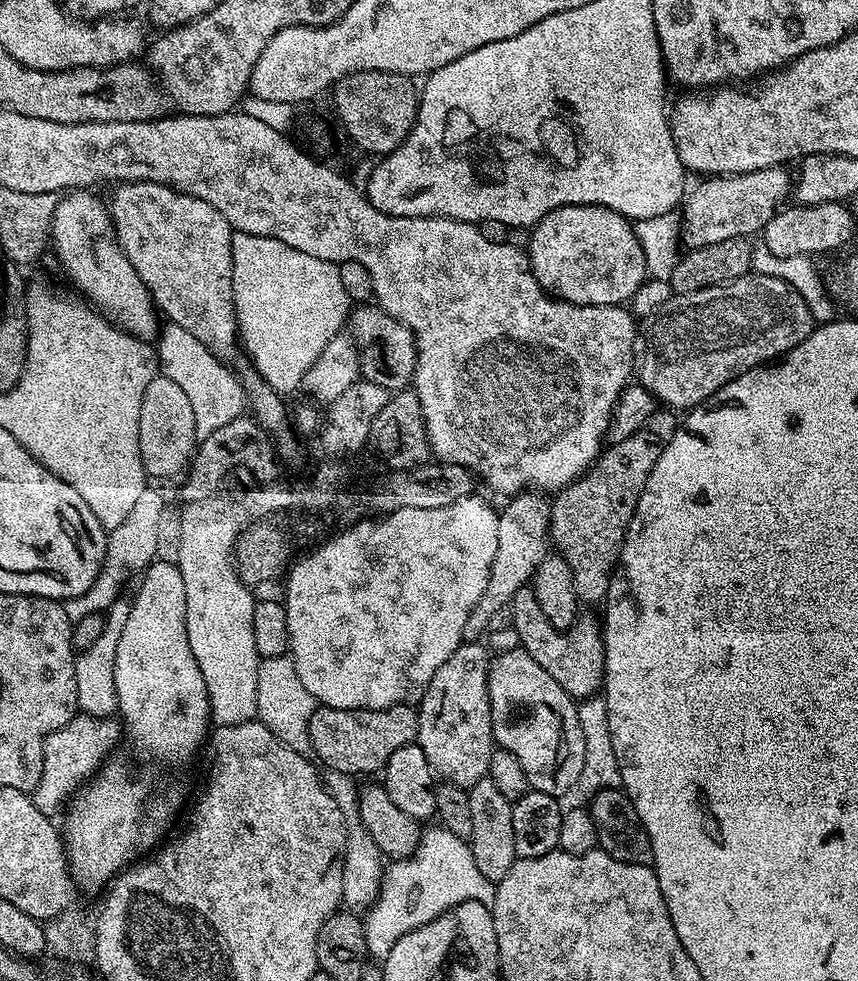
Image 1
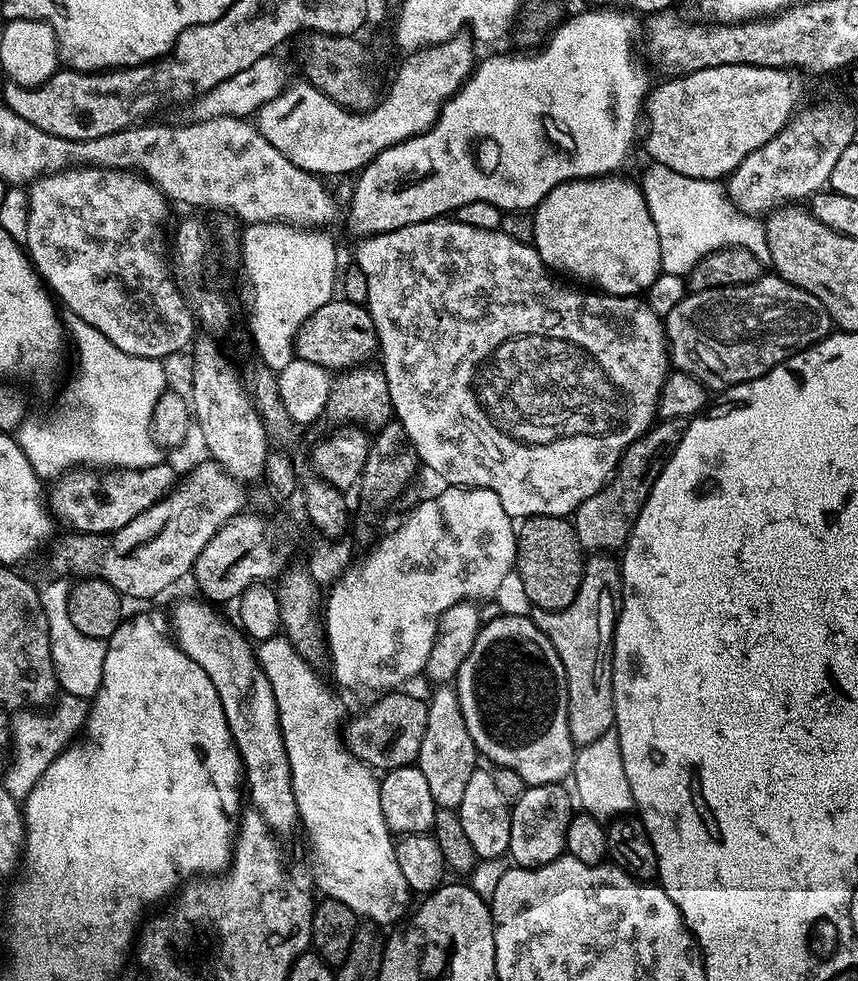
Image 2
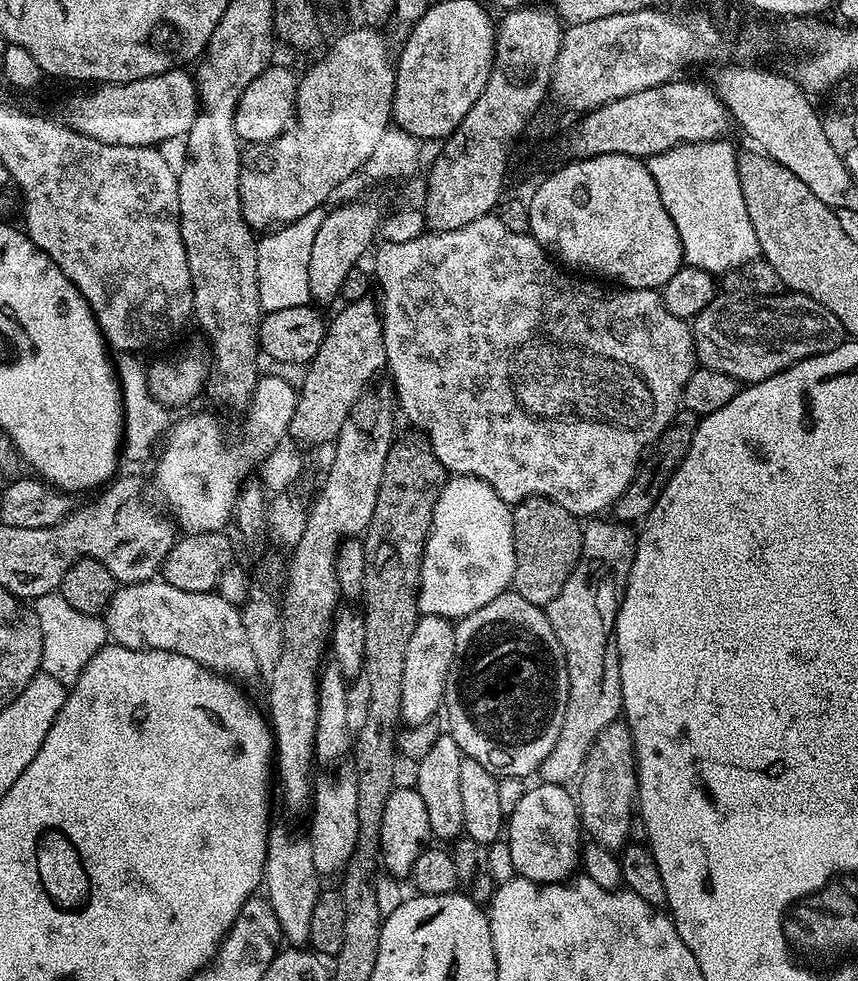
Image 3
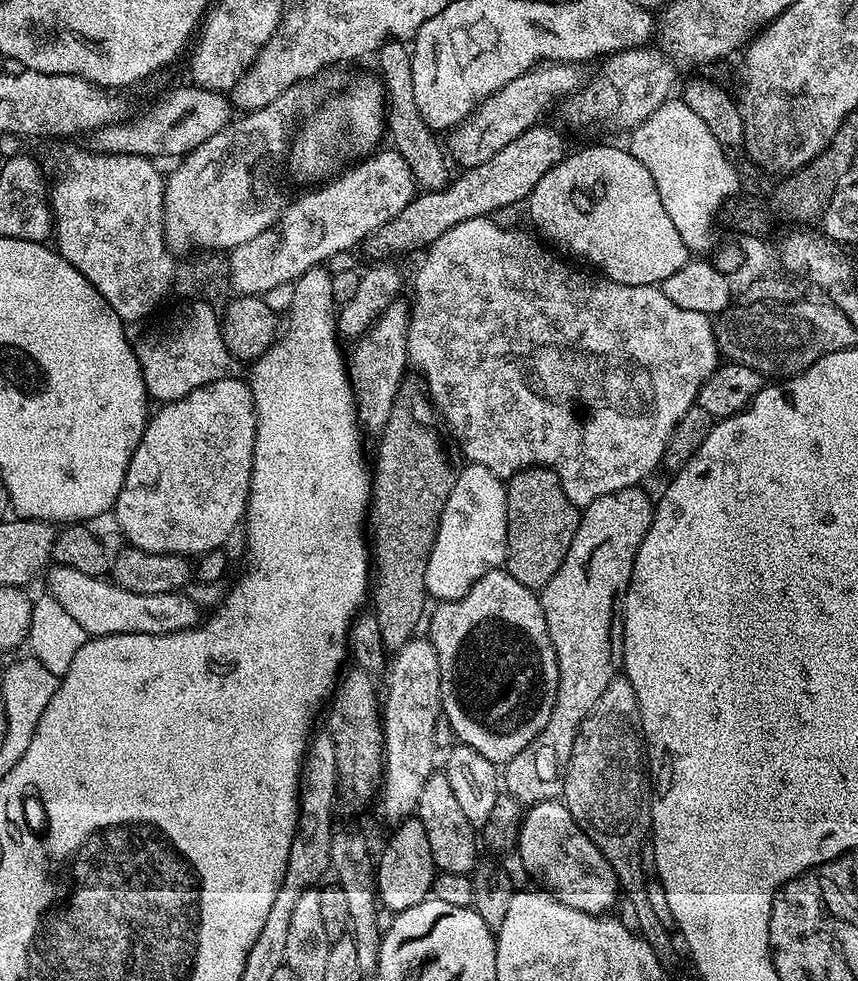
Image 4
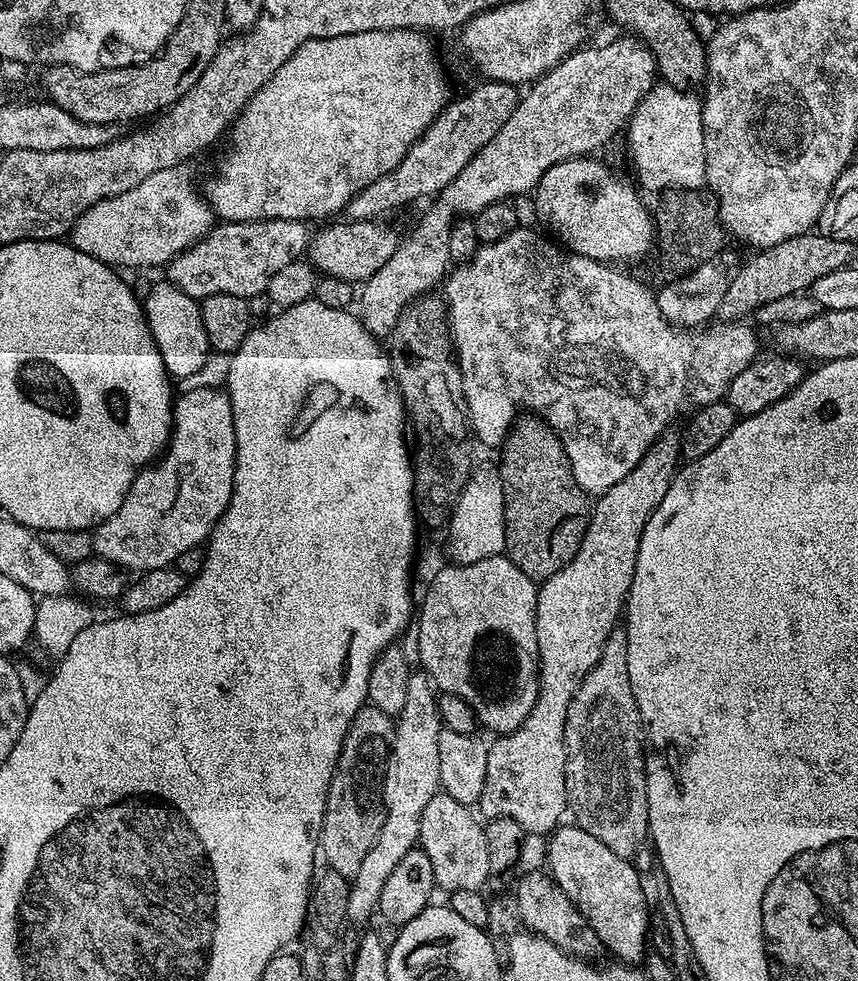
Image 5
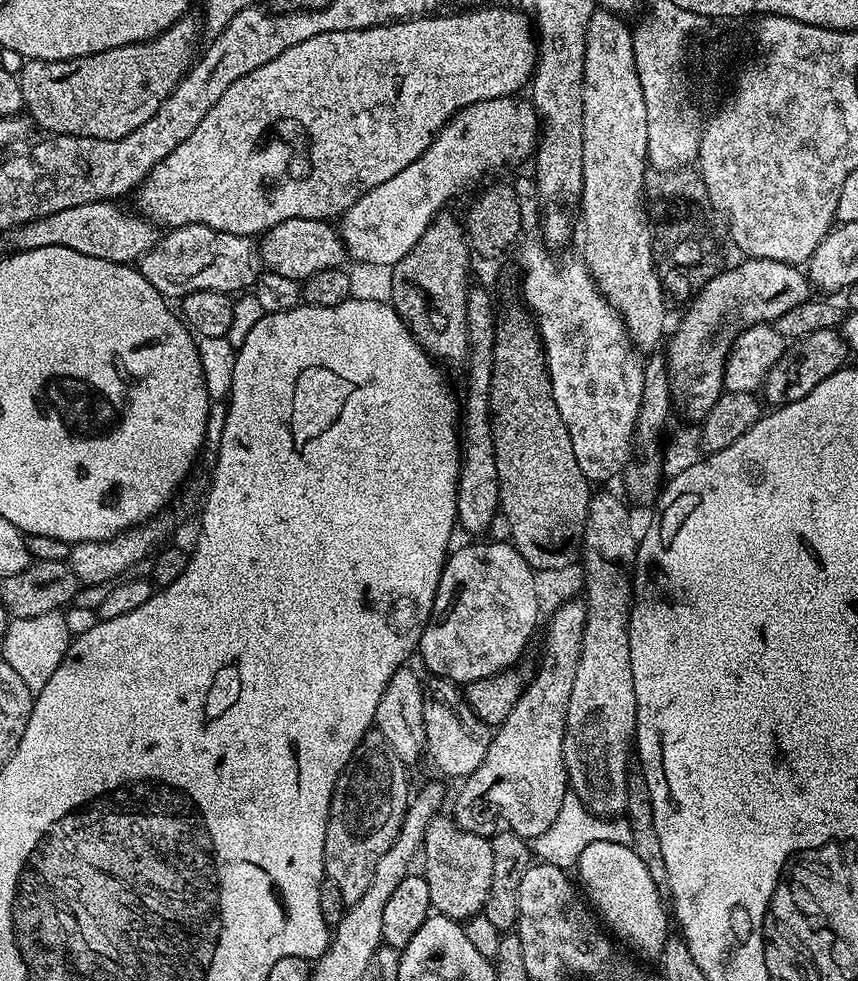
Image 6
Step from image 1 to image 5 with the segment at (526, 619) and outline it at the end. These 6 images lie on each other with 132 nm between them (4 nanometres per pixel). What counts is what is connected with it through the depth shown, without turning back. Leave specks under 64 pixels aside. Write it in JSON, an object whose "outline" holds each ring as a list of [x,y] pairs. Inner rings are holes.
{"outline":[[[669,430],[659,436],[642,462],[638,462],[638,466],[634,466],[634,470],[630,470],[630,474],[626,474],[622,482],[614,482],[610,490],[599,493],[597,500],[600,501],[592,504],[592,516],[588,519],[588,529],[578,546],[578,554],[574,554],[574,558],[566,566],[562,566],[558,574],[539,585],[536,593],[536,637],[540,659],[540,693],[534,702],[534,710],[530,710],[520,728],[497,735],[493,739],[496,741],[488,744],[486,786],[478,801],[481,817],[514,818],[514,822],[518,822],[525,833],[548,834],[561,823],[560,815],[563,812],[565,815],[568,808],[564,749],[566,710],[570,710],[570,702],[578,686],[582,686],[586,674],[590,674],[598,658],[602,658],[602,646],[606,646],[606,638],[621,623],[646,522],[650,522],[654,510],[660,505],[662,498],[666,498],[666,490],[670,490],[670,482],[676,477],[682,460],[680,436],[674,433],[675,431]]]}

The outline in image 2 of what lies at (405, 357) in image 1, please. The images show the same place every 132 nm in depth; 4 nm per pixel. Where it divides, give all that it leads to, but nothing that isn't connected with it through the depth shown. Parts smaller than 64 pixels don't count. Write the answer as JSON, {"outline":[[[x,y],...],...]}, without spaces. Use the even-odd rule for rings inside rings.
{"outline":[[[334,298],[326,302],[326,306],[318,306],[318,310],[310,314],[310,318],[306,318],[306,322],[302,322],[302,326],[296,332],[295,359],[314,362],[329,370],[345,370],[355,368],[356,365],[367,365],[377,355],[377,352],[376,331],[367,307],[343,298]]]}

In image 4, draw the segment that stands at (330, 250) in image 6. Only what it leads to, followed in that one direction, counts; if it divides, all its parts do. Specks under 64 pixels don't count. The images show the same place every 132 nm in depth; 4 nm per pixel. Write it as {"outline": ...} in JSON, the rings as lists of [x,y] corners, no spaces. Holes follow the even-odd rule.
{"outline":[[[537,126],[518,134],[510,146],[502,146],[494,158],[482,162],[482,166],[465,168],[444,189],[438,192],[421,191],[412,197],[410,203],[402,210],[402,214],[386,222],[367,240],[362,249],[373,261],[385,258],[396,258],[399,252],[412,252],[427,249],[446,230],[458,226],[458,222],[466,222],[479,216],[491,217],[492,212],[504,207],[519,205],[527,201],[528,196],[538,186],[542,174],[550,170],[558,162],[562,162],[570,145],[556,128]]]}

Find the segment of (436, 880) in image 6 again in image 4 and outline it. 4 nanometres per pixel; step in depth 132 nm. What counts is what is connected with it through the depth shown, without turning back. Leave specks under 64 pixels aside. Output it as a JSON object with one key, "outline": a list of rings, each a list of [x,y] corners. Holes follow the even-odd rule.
{"outline":[[[443,771],[433,772],[426,786],[422,786],[422,798],[418,798],[415,815],[422,822],[422,826],[426,826],[426,838],[430,838],[430,854],[434,854],[437,869],[454,874],[471,873],[478,863],[478,832],[467,820],[450,782],[446,782]]]}

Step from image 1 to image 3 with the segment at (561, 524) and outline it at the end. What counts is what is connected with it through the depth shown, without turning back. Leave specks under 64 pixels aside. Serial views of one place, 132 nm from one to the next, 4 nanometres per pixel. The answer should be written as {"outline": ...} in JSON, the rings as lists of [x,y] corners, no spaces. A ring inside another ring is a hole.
{"outline":[[[681,410],[676,413],[675,418],[666,426],[666,430],[662,430],[662,434],[645,451],[630,486],[626,486],[626,490],[617,498],[614,505],[615,519],[632,526],[635,525],[635,520],[636,523],[643,522],[650,514],[650,510],[654,510],[654,502],[658,502],[666,482],[670,482],[670,478],[686,458],[690,442],[694,442],[697,423],[698,417],[692,412]]]}

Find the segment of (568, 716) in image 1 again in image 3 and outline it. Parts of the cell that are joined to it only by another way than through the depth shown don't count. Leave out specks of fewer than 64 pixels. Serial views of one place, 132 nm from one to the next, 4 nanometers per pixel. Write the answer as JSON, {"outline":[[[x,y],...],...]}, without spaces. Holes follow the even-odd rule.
{"outline":[[[515,590],[498,594],[482,610],[455,621],[454,650],[456,659],[450,666],[444,687],[443,711],[448,711],[447,731],[458,742],[465,757],[482,762],[493,776],[518,776],[539,773],[541,762],[554,750],[562,714],[566,714],[568,671],[564,647],[558,642],[548,621],[548,613],[539,604],[526,602]]]}

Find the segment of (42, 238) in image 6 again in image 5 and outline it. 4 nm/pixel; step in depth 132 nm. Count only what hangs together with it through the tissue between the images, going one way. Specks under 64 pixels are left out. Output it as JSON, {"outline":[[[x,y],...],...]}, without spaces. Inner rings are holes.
{"outline":[[[191,163],[158,170],[134,190],[114,194],[90,210],[86,210],[72,224],[70,243],[82,254],[98,258],[98,262],[111,264],[117,270],[124,268],[163,269],[178,254],[194,246],[214,227],[211,204],[196,189],[196,176]]]}

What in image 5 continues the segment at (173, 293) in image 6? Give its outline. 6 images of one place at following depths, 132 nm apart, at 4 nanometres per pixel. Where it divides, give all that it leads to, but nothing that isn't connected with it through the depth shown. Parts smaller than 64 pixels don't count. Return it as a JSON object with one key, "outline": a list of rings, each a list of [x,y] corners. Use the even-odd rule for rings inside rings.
{"outline":[[[303,220],[221,223],[166,265],[167,279],[197,301],[214,294],[234,294],[245,298],[260,296],[266,292],[274,274],[307,253],[310,243],[308,227]]]}

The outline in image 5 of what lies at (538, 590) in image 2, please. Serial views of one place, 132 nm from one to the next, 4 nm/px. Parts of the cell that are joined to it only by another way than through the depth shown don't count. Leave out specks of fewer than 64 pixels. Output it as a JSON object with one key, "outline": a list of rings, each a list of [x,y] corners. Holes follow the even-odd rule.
{"outline":[[[535,414],[521,415],[513,423],[498,455],[504,495],[506,555],[522,574],[543,582],[558,574],[558,570],[578,554],[578,546],[592,516],[589,493],[578,486],[556,431]]]}

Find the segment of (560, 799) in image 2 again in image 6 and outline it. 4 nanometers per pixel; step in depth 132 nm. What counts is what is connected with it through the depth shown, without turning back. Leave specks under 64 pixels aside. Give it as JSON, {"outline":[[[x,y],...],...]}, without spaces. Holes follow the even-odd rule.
{"outline":[[[594,841],[582,851],[574,872],[587,903],[621,945],[629,944],[637,957],[662,956],[664,943],[670,935],[670,912],[665,897],[658,886],[654,886],[654,878],[650,878],[646,866],[631,847],[612,841]]]}

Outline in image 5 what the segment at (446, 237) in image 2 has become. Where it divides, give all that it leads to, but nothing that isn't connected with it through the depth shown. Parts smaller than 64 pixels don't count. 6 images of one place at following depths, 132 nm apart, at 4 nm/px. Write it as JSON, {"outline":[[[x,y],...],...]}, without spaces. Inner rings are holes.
{"outline":[[[517,226],[501,241],[494,241],[493,244],[481,243],[469,264],[464,264],[461,268],[453,267],[447,273],[442,284],[442,289],[444,288],[442,299],[448,305],[448,328],[452,331],[452,347],[456,361],[460,364],[464,406],[468,414],[471,435],[475,439],[477,436],[486,447],[499,449],[503,445],[504,437],[508,435],[509,428],[517,419],[516,404],[521,404],[524,410],[531,410],[556,431],[581,490],[589,494],[599,494],[610,490],[614,482],[622,482],[622,478],[626,478],[626,474],[630,474],[630,470],[634,470],[634,466],[642,462],[644,455],[652,448],[652,443],[673,427],[672,419],[679,414],[680,407],[687,402],[688,396],[696,406],[714,404],[727,397],[730,382],[734,382],[734,378],[738,378],[738,374],[742,374],[746,366],[750,366],[758,359],[759,352],[756,351],[759,350],[760,344],[756,341],[757,329],[747,328],[747,323],[744,322],[716,322],[699,330],[673,327],[658,308],[657,293],[653,289],[648,289],[642,281],[619,272],[616,269],[619,267],[611,263],[591,260],[579,256],[576,252],[567,252],[559,243],[548,240],[543,240],[538,233],[531,232],[524,226]]]}

